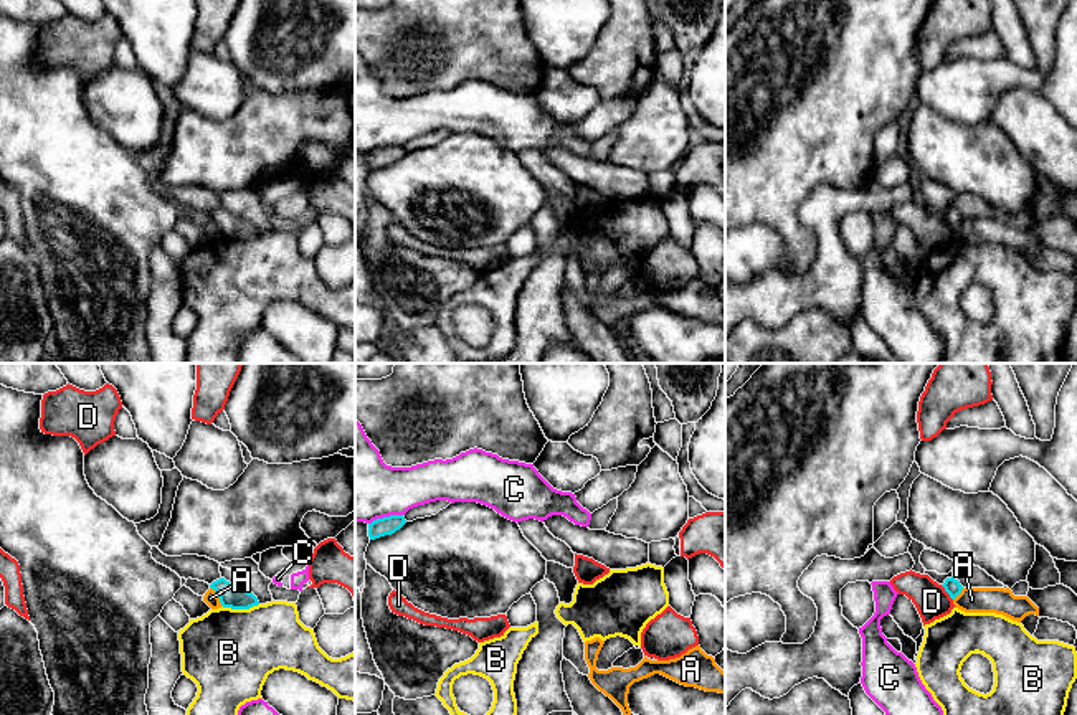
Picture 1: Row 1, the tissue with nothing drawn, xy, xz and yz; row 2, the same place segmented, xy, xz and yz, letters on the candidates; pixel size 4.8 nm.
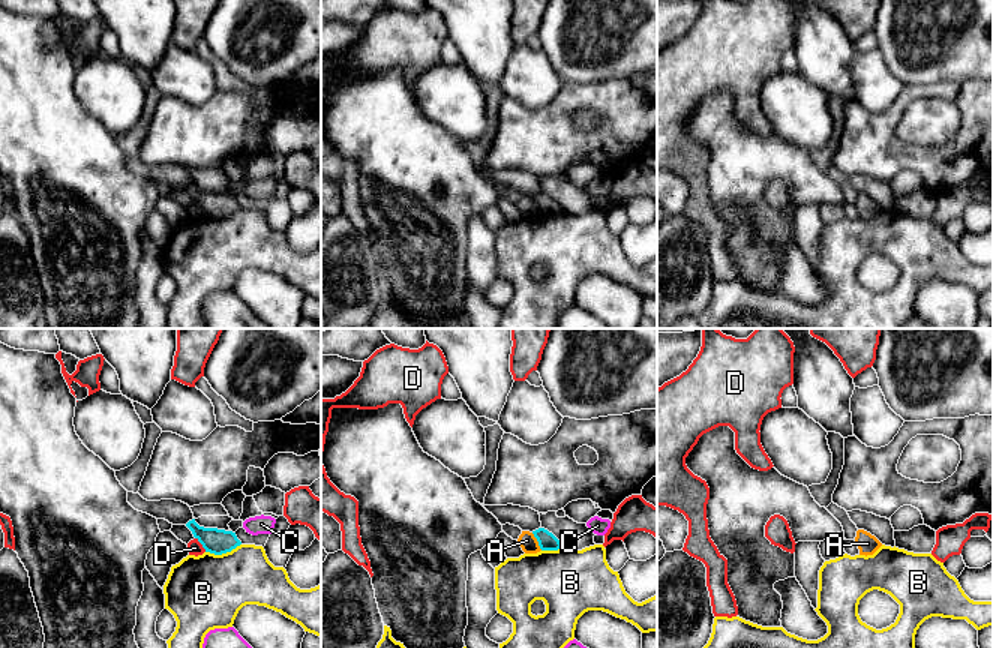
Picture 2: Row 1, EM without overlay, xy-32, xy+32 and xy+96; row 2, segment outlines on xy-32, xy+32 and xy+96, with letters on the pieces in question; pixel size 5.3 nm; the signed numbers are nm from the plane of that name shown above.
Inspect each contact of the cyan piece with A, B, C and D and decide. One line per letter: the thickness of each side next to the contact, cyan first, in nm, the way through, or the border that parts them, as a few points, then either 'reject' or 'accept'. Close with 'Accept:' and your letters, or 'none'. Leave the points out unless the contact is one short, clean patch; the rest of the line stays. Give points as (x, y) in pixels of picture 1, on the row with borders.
A: 120 nm thick on the cyan side, 70 nm on the other; border along xy (210, 587), (222, 605); reject
B: 120 nm thick on the cyan side, 440 nm on the other; border along xy (258, 603), (248, 608), (222, 606); reject
C: 90 nm thick on the cyan side, 360 nm on the other; reject
D: 80 nm thick on the cyan side, 170 nm on the other; border along yz (940, 585), (952, 600); reject
Accept: none

